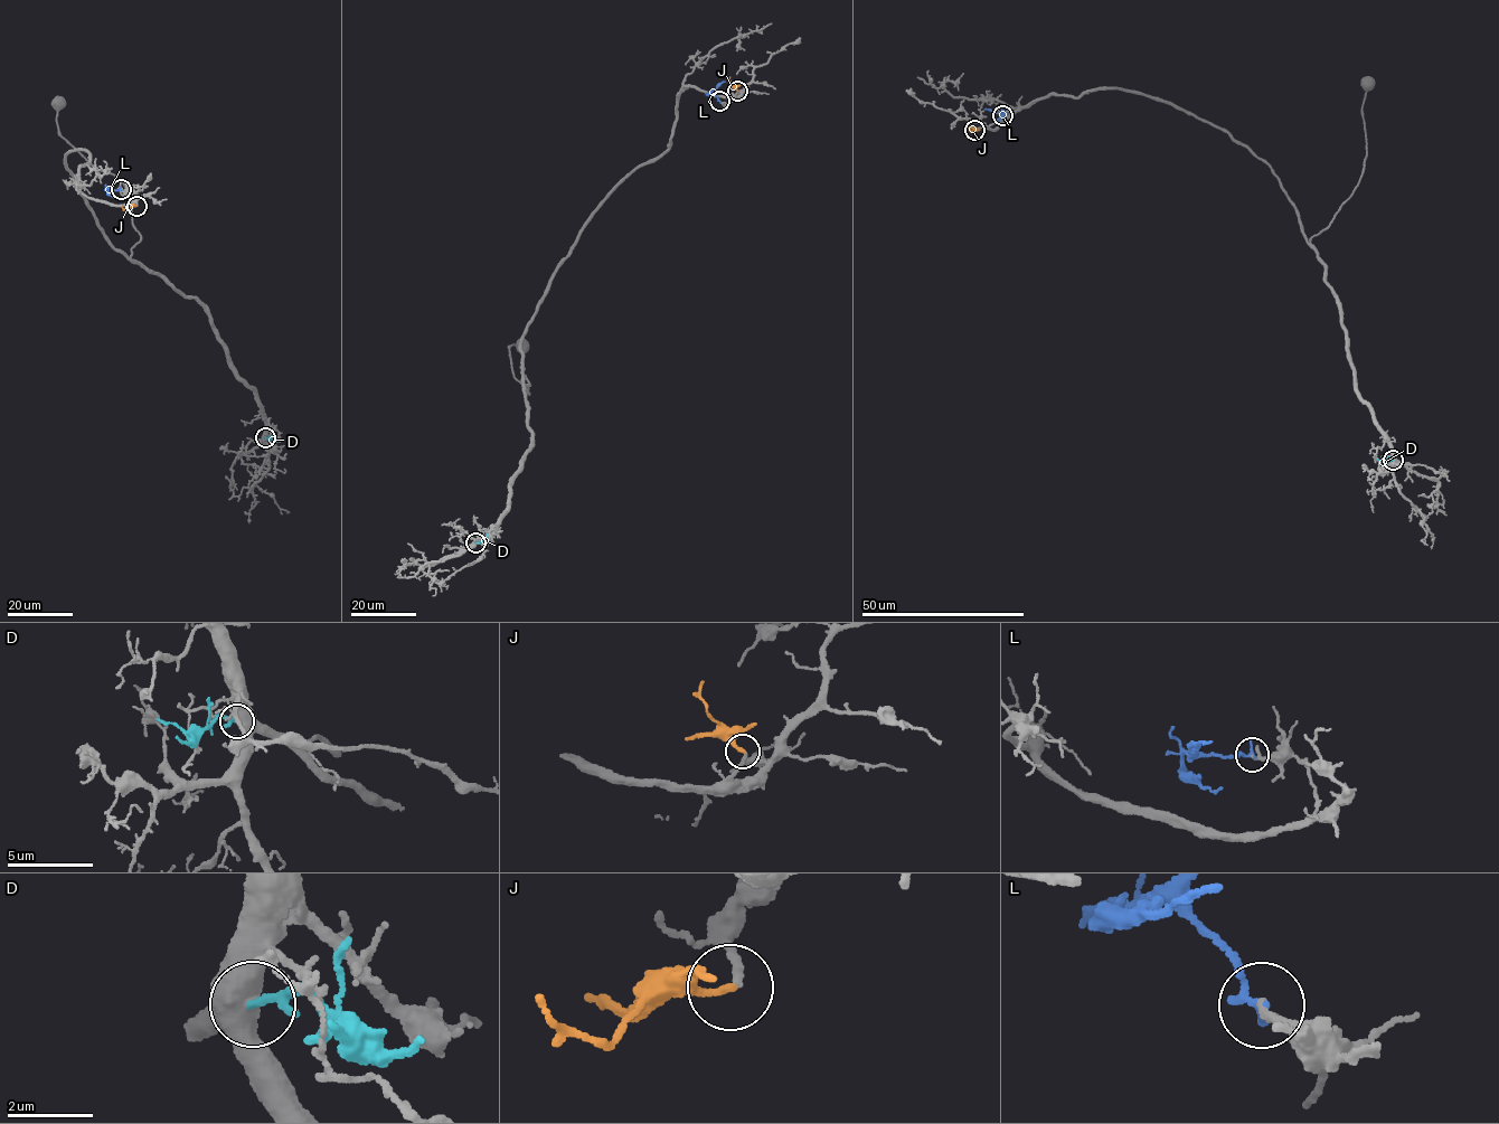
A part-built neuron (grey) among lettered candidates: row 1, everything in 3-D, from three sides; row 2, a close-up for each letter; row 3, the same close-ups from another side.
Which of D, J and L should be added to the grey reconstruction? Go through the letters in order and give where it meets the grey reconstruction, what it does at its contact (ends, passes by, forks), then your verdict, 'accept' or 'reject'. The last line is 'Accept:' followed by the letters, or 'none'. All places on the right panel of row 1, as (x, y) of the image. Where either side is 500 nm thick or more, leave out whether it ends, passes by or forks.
D: (1393, 460) | reject
J: (974, 130) | it ends | accept
L: (1002, 115) | it ends | accept
Accept: J, L

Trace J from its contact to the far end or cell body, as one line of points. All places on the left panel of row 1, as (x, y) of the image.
J: (137, 205), (128, 210), (121, 206)

